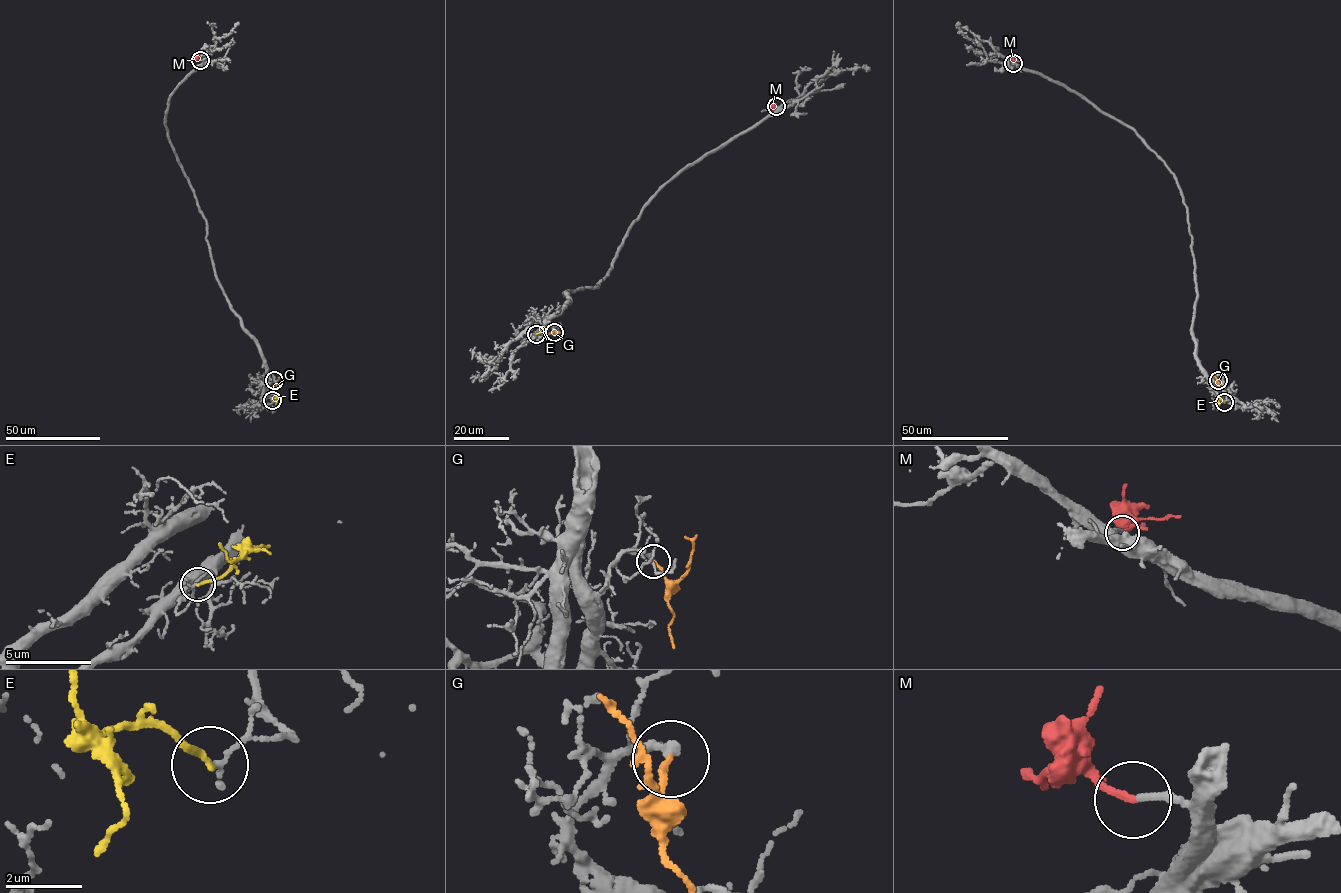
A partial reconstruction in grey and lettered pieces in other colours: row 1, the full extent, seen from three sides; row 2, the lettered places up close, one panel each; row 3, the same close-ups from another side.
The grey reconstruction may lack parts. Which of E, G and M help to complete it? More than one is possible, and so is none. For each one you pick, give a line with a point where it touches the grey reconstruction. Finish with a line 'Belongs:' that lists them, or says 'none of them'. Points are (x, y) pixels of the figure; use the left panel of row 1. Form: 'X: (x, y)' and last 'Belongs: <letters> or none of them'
M: (200, 60)
Belongs: M

